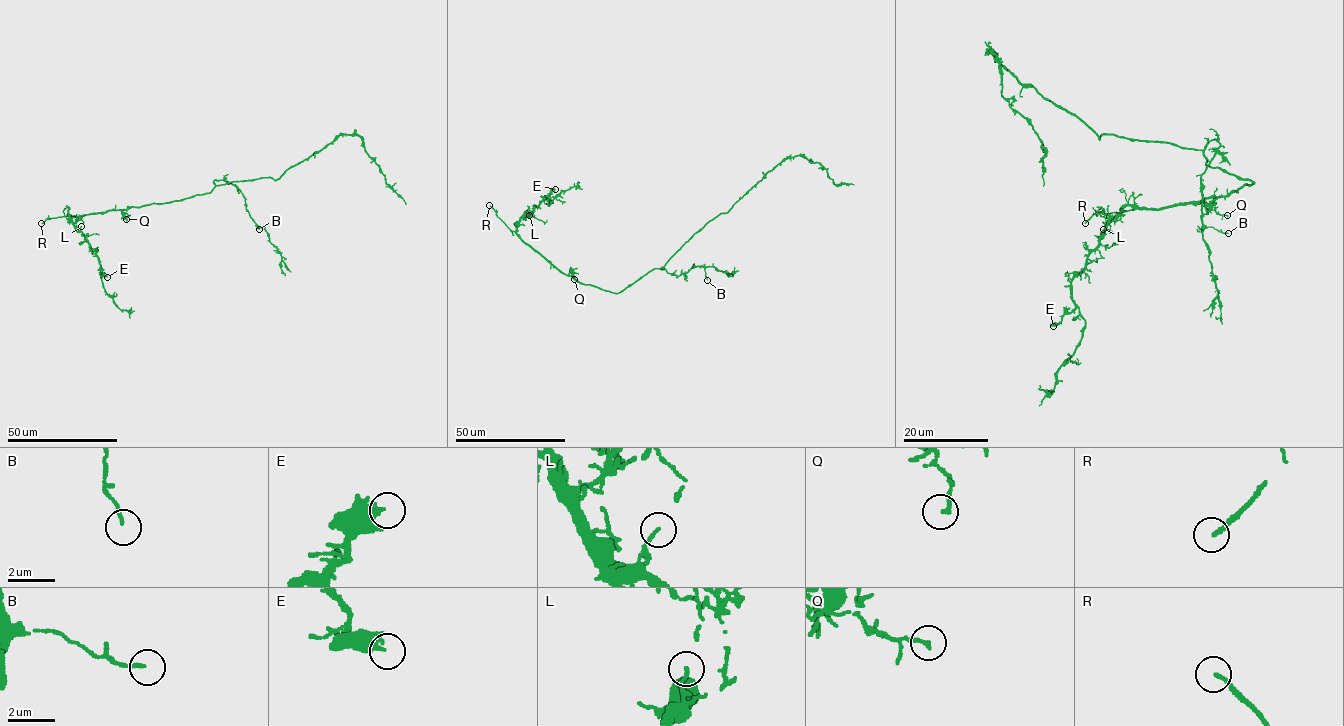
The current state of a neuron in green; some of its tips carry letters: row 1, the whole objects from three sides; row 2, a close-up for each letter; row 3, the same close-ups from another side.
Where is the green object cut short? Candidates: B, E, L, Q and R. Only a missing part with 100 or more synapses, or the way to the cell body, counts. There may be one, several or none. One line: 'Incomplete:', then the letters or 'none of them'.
Incomplete: R

